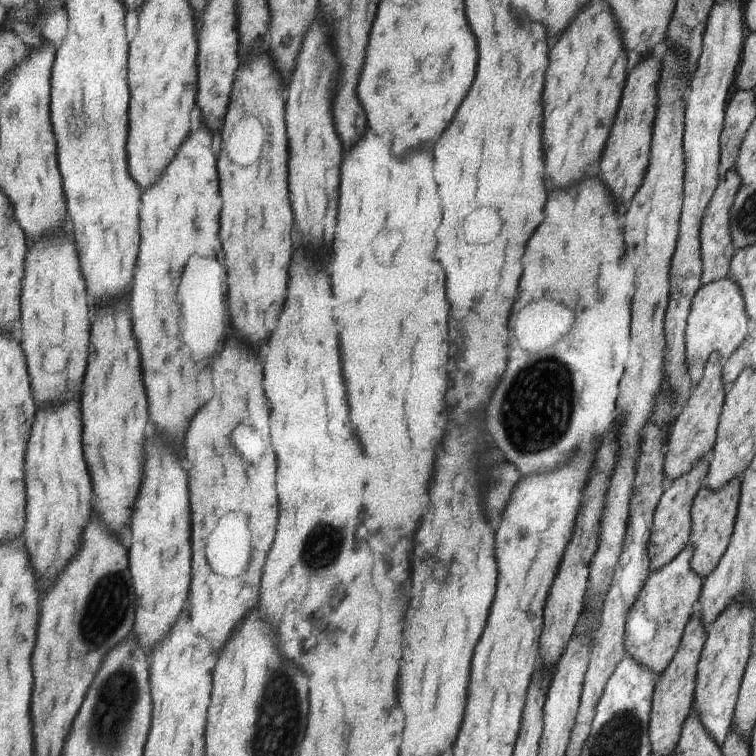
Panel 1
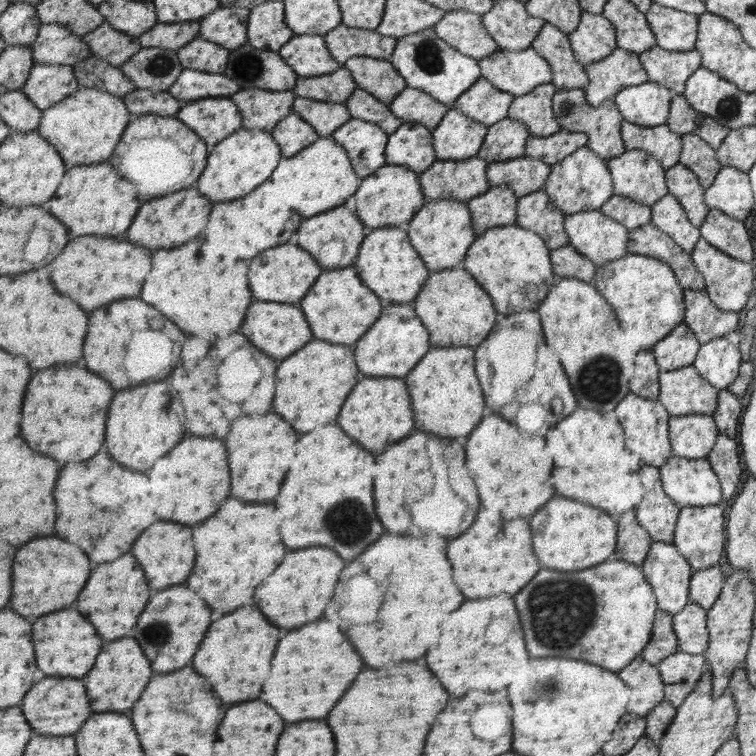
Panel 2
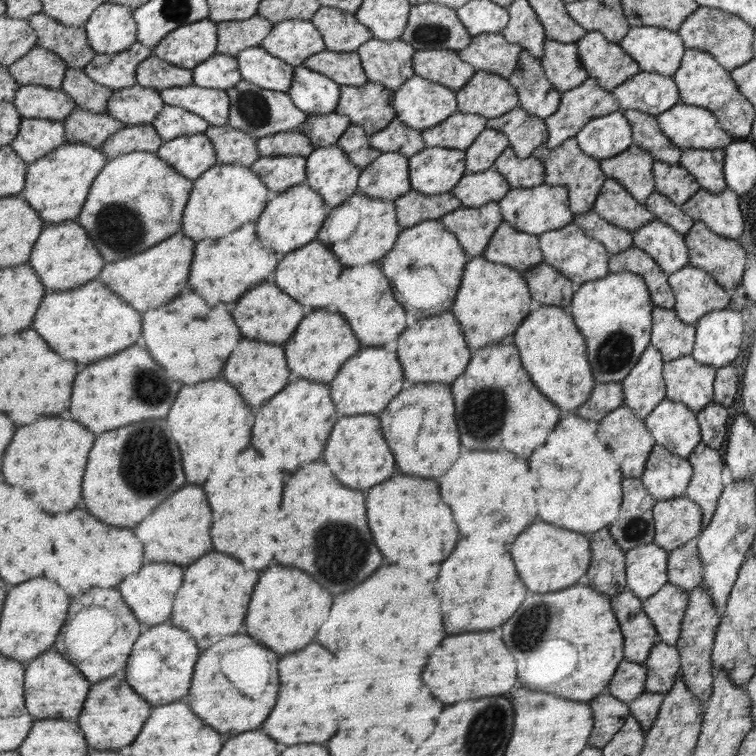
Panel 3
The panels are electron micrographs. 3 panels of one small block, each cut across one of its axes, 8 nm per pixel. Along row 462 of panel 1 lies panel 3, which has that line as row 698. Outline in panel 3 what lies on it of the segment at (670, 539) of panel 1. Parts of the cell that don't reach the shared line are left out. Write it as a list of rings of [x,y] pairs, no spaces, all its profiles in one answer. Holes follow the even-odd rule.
[[[699,583],[688,594],[687,608],[684,610],[683,620],[680,622],[680,638],[675,643],[675,647],[680,653],[679,677],[701,703],[708,699],[712,691],[711,685],[715,673],[710,663],[710,654],[719,621],[720,617],[717,616],[716,610],[712,606],[712,600]]]

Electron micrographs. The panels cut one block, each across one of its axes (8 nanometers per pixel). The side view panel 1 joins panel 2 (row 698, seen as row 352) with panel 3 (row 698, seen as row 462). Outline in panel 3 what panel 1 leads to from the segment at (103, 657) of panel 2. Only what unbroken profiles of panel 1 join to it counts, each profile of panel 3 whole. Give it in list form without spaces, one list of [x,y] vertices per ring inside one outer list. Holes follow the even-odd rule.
[[[119,674],[117,678],[99,681],[89,691],[89,702],[85,704],[85,714],[81,714],[81,728],[89,738],[89,746],[97,750],[119,750],[123,746],[133,744],[133,740],[141,734],[143,724],[151,716],[151,704],[137,694]]]

